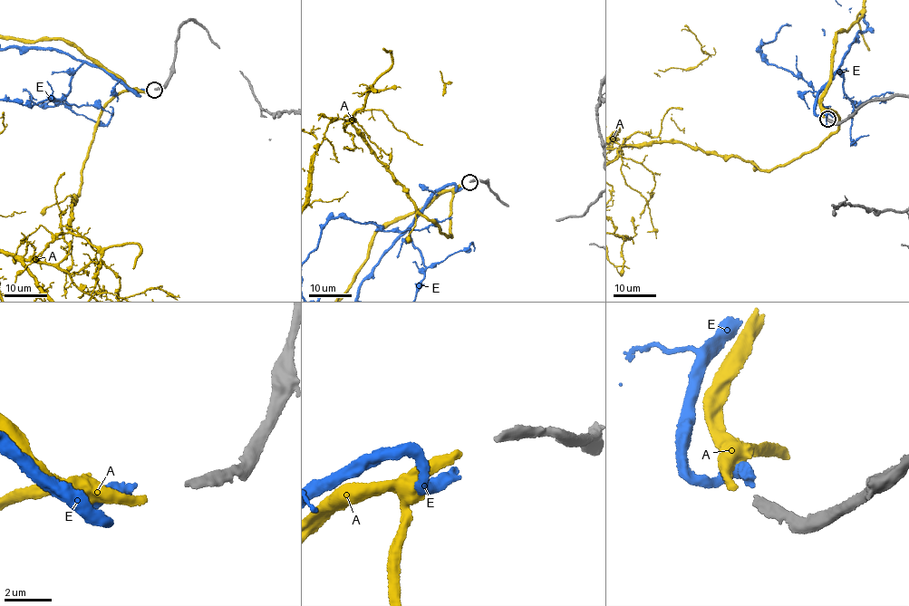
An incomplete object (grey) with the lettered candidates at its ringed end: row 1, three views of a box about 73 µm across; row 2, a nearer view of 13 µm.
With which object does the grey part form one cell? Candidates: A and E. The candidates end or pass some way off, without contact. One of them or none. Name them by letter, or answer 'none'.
A

